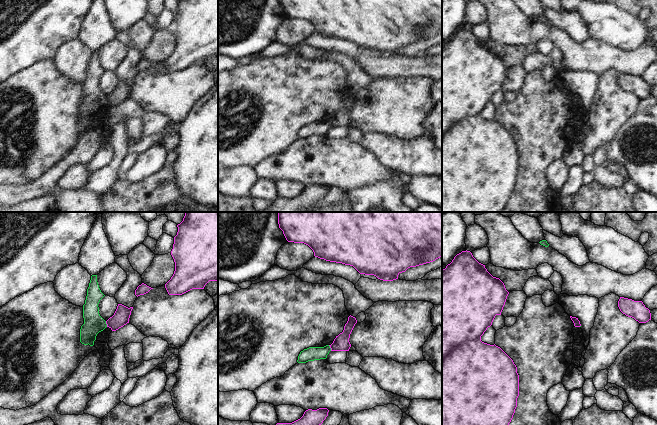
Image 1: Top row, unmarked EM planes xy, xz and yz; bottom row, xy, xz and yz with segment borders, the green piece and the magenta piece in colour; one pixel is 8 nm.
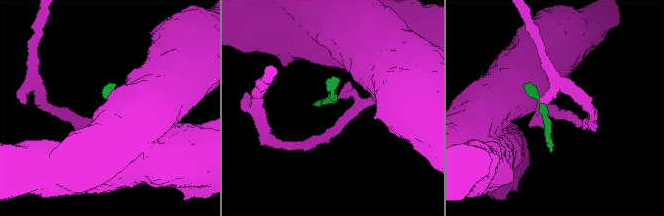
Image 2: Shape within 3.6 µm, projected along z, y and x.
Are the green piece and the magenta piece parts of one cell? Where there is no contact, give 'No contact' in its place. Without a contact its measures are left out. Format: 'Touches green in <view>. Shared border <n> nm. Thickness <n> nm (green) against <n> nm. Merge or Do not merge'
Touches green in xy. Shared border 50 nm. Thickness 160 nm (green) against 130 nm. Do not merge.

